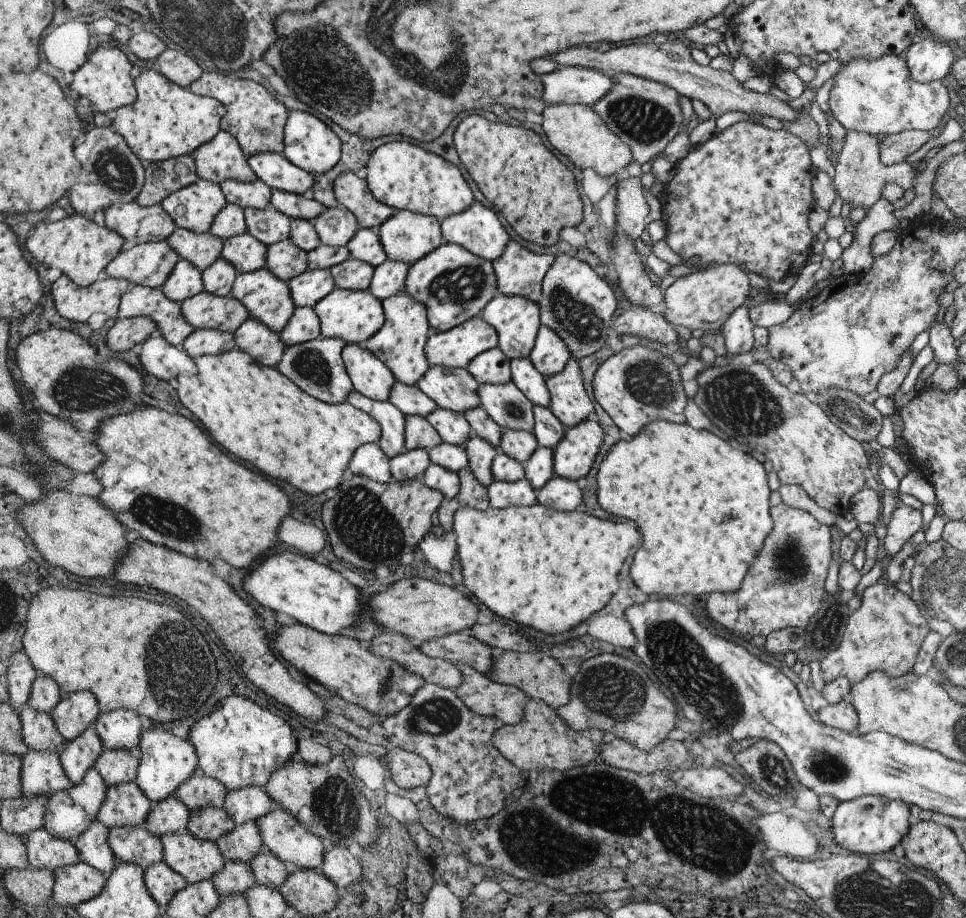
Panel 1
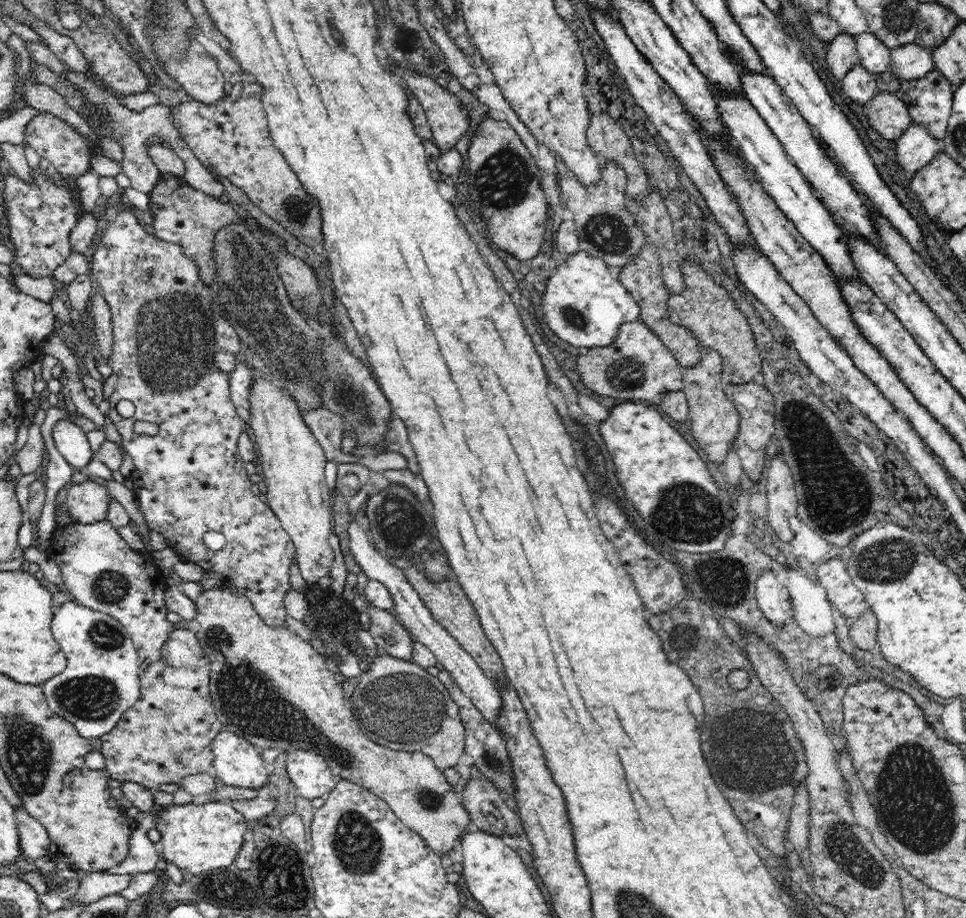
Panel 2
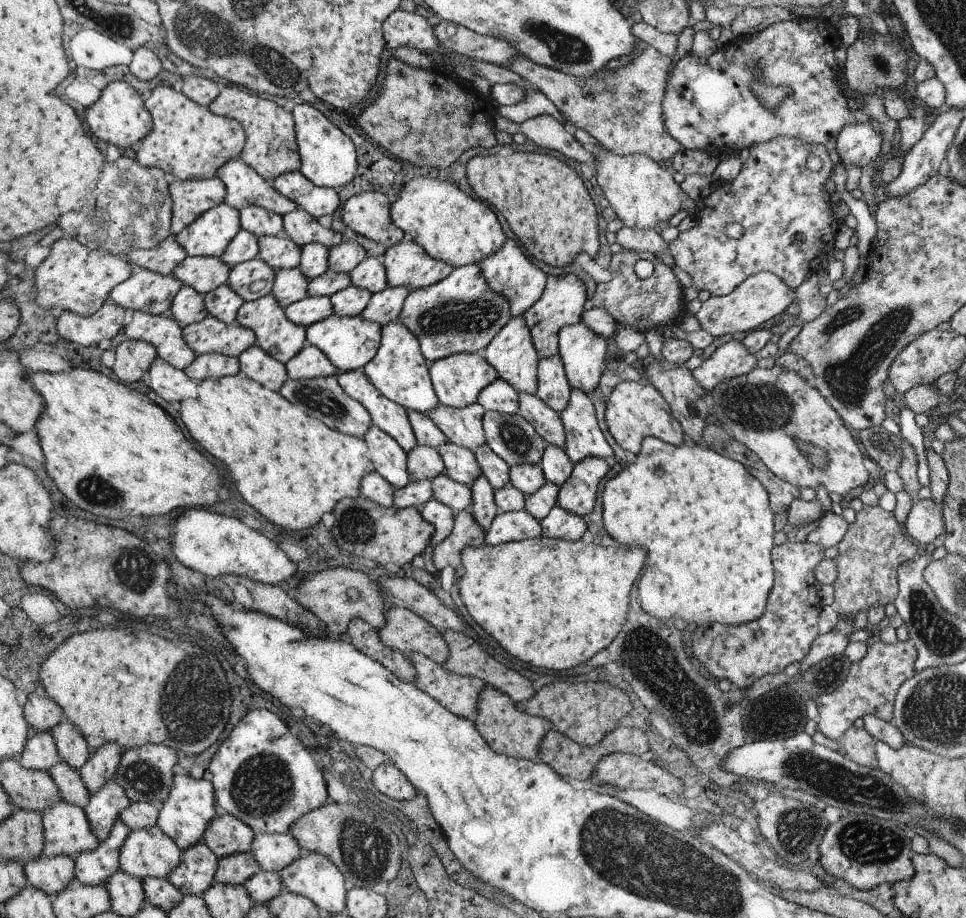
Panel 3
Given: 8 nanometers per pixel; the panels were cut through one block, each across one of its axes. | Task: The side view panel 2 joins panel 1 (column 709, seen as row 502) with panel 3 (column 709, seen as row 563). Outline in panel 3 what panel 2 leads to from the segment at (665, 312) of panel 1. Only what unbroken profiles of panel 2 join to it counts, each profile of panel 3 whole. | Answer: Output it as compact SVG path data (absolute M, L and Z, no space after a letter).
M759 272L751 278L747 278L743 284L739 284L733 292L729 292L729 296L721 296L721 298L707 298L699 312L695 314L699 326L709 332L713 338L721 338L721 336L731 336L737 332L753 332L757 330L757 326L761 326L765 320L773 318L775 314L785 312L785 308L789 306L791 298L795 298L795 292L775 274L771 272Z

